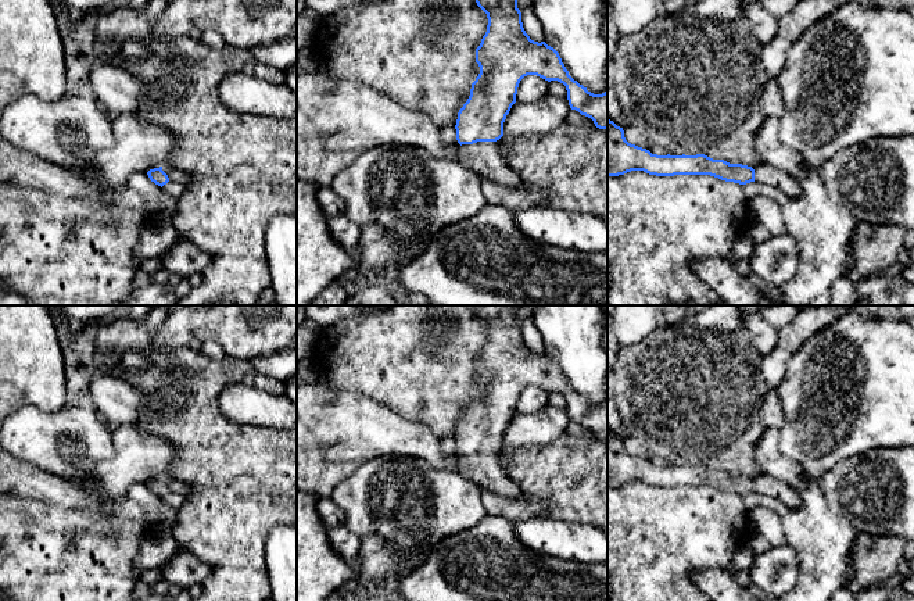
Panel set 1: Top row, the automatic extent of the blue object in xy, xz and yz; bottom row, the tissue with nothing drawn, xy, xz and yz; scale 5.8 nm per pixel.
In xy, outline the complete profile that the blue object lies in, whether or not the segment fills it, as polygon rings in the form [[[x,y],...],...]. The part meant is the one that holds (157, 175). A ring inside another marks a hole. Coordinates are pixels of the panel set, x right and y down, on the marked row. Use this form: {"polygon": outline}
{"polygon": [[[165,164],[164,167],[150,169],[147,172],[151,182],[158,186],[164,186],[168,182],[179,182],[189,183],[190,178],[183,171],[172,167],[171,164]]]}

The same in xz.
{"polygon": [[[476,0],[487,14],[487,32],[476,49],[480,74],[470,96],[458,112],[456,140],[460,162],[481,179],[519,187],[524,183],[498,150],[503,122],[520,81],[537,75],[566,86],[571,110],[591,118],[596,128],[607,129],[607,92],[594,94],[574,81],[559,53],[545,42],[534,42],[526,33],[517,0]]]}

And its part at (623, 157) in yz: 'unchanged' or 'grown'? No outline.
grown

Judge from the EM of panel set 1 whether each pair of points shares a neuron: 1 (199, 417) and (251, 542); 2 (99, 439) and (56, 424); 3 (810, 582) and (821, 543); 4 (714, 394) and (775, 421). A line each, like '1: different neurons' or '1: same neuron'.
1: same neuron
2: same neuron
3: same neuron
4: different neurons

